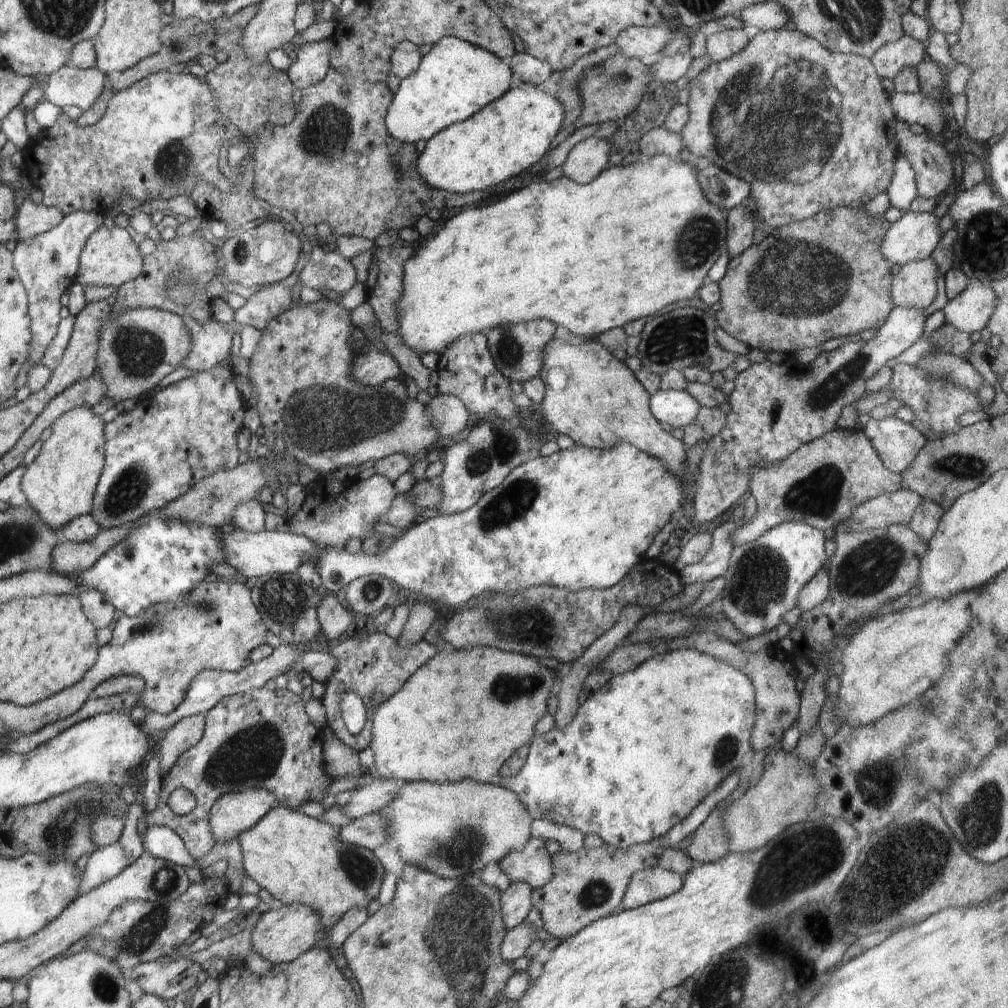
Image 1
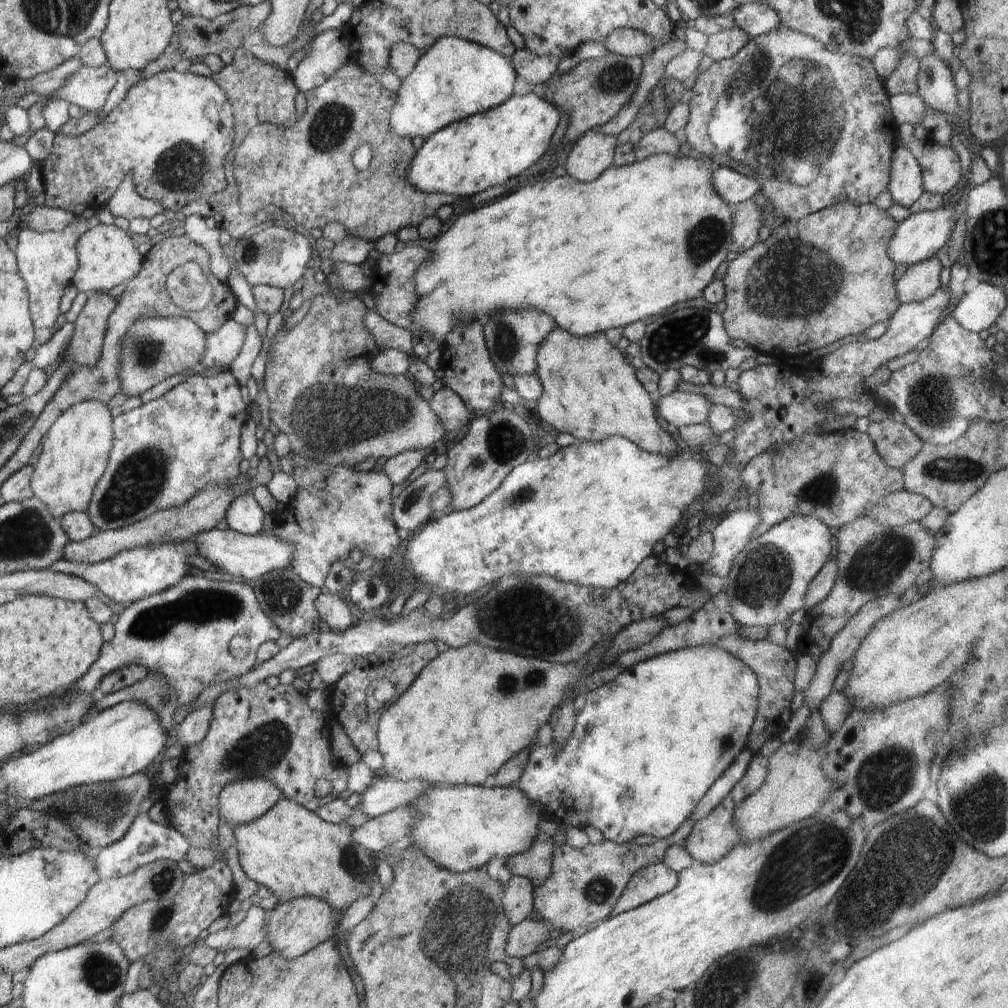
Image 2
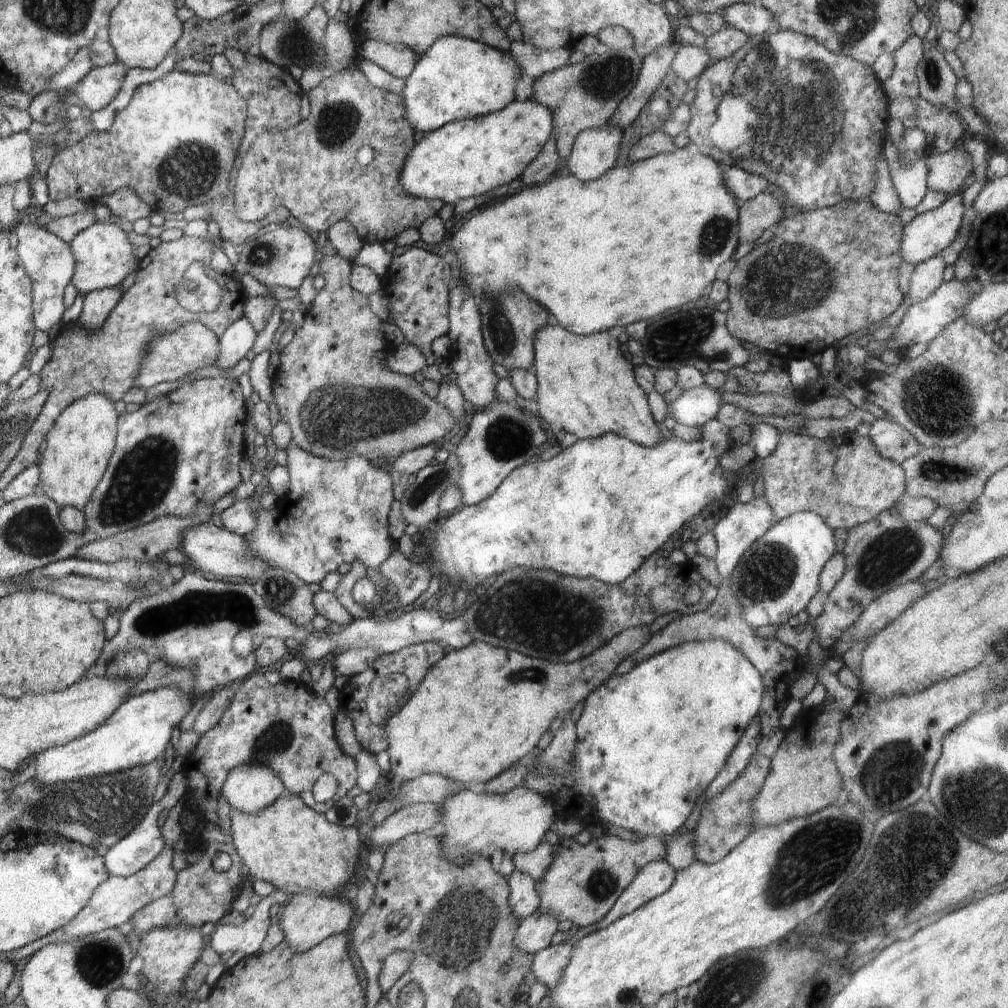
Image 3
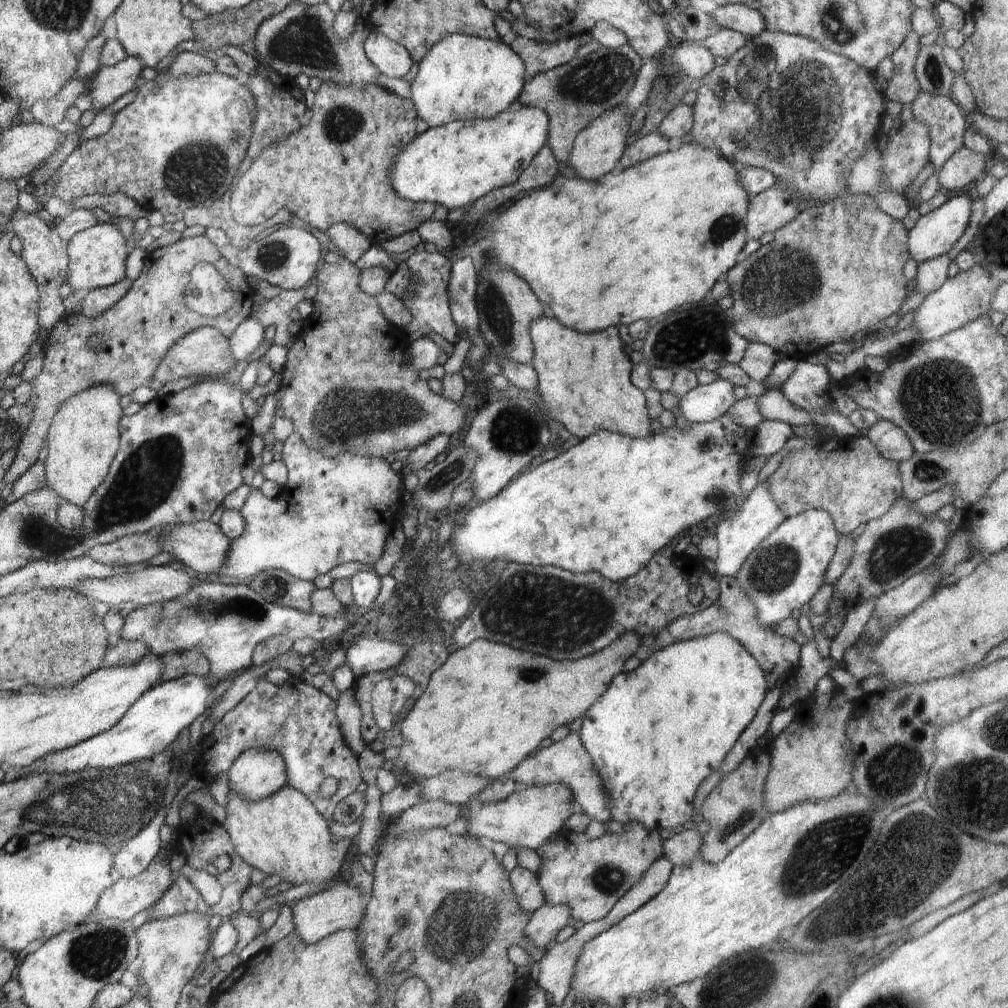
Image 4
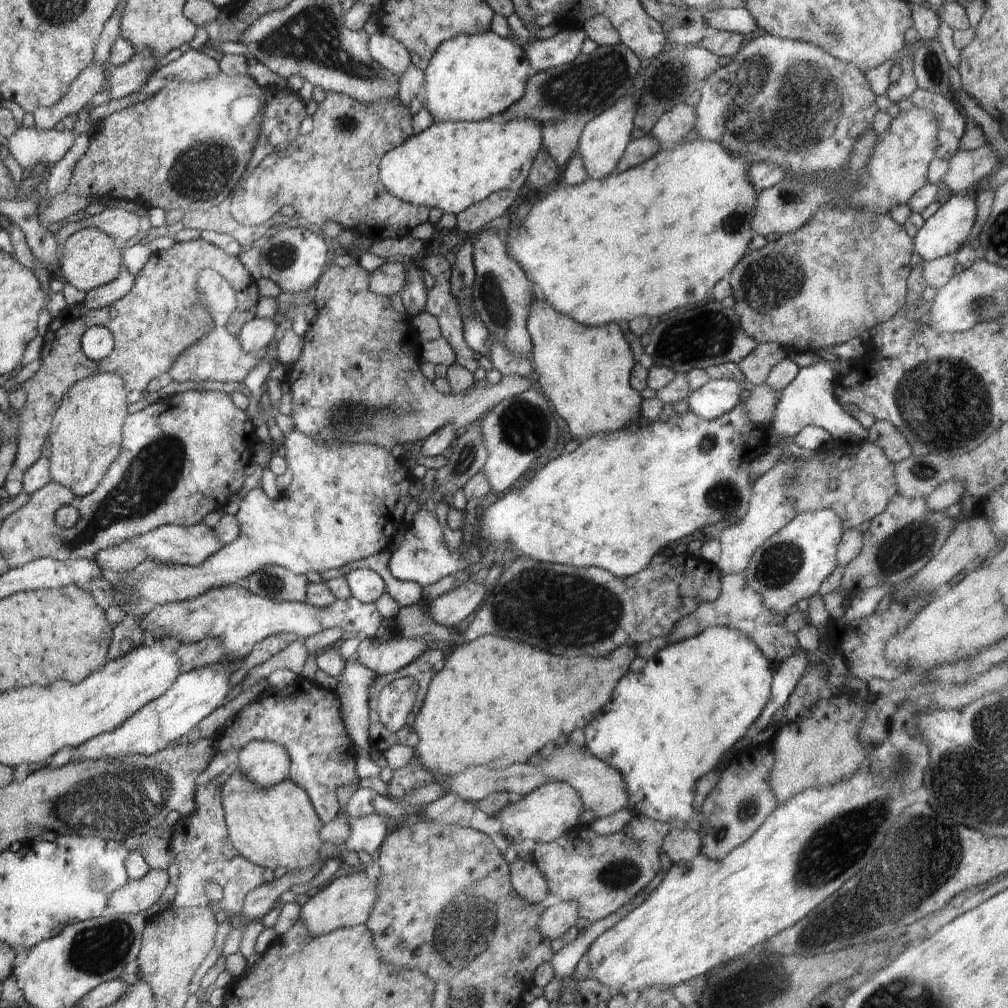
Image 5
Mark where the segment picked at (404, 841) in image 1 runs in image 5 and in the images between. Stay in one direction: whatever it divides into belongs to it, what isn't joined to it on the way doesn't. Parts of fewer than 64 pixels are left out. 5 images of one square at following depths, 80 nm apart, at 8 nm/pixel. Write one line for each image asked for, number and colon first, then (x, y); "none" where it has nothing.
2: (460, 828)
3: (517, 821)
4: (528, 818)
5: (552, 809)

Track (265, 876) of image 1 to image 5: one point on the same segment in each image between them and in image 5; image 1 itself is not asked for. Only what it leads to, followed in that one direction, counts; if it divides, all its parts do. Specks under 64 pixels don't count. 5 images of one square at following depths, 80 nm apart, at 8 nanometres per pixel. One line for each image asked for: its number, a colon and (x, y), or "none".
2: (291, 850)
3: (287, 843)
4: (283, 834)
5: (276, 827)

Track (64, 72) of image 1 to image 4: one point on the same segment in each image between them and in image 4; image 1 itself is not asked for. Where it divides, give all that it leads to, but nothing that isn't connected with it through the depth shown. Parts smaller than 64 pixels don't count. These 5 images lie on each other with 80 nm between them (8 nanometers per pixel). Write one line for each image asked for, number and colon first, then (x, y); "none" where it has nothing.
2: (88, 87)
3: (98, 88)
4: (109, 83)

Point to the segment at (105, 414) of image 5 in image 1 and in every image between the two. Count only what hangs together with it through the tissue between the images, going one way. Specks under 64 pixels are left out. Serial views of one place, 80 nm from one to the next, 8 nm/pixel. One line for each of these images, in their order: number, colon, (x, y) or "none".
1: (60, 483)
2: (74, 456)
3: (80, 445)
4: (83, 440)

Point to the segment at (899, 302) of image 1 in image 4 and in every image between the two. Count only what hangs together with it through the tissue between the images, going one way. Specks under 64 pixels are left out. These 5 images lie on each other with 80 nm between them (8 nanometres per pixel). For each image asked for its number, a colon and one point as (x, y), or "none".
2: (921, 280)
3: (927, 276)
4: (931, 274)

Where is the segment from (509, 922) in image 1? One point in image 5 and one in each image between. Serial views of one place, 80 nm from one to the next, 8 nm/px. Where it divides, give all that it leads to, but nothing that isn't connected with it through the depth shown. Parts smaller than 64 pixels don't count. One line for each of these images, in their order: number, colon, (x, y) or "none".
2: (518, 899)
3: (523, 899)
4: (530, 896)
5: (529, 881)

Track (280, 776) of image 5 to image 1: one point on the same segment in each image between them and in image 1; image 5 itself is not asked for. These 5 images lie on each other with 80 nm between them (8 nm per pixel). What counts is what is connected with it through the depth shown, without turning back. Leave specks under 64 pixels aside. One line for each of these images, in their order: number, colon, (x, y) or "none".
1: (236, 811)
2: (245, 800)
3: (250, 787)
4: (257, 773)

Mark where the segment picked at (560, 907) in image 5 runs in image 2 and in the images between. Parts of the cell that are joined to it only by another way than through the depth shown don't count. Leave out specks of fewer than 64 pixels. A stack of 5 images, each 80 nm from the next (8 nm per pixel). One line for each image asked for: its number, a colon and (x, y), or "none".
2: (524, 938)
3: (534, 933)
4: (546, 922)

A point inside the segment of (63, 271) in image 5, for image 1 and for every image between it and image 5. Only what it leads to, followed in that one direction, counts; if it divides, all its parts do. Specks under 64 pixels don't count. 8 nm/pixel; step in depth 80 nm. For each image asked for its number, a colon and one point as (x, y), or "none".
1: (110, 258)
2: (107, 256)
3: (103, 255)
4: (97, 254)

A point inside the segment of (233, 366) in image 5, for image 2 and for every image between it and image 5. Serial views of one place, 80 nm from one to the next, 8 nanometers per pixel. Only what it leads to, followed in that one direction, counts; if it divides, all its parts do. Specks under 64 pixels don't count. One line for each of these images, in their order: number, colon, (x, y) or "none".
2: (155, 348)
3: (192, 346)
4: (206, 351)

